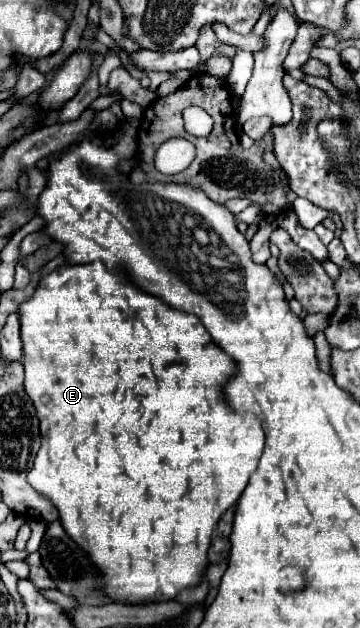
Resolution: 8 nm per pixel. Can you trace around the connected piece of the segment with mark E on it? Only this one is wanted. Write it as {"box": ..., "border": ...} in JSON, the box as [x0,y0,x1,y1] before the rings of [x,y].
{"box":[19,263,265,605],"border":[[[103,263],[75,265],[55,269],[47,277],[43,277],[29,301],[23,301],[19,307],[21,319],[21,341],[23,341],[23,367],[25,367],[25,391],[31,397],[37,417],[41,421],[41,449],[35,457],[35,465],[27,475],[31,487],[43,493],[59,511],[59,521],[63,529],[95,565],[99,573],[99,591],[109,599],[123,605],[149,605],[163,603],[175,599],[183,589],[197,587],[207,569],[207,549],[211,541],[211,533],[219,521],[219,517],[235,505],[239,495],[243,493],[249,475],[257,469],[257,461],[263,451],[265,435],[261,429],[261,421],[251,415],[237,415],[223,403],[223,383],[235,371],[235,363],[227,357],[209,337],[199,317],[191,313],[181,313],[171,309],[161,299],[143,293],[127,279],[123,273],[115,275],[113,271],[105,271]]]}

